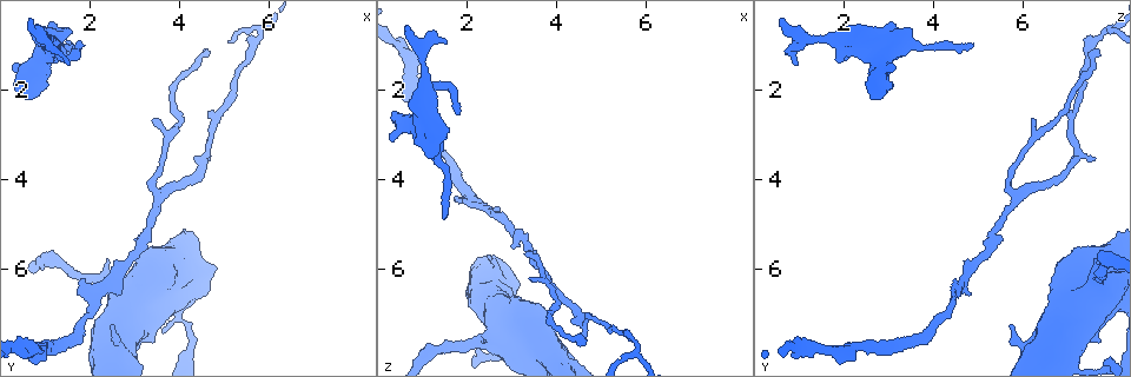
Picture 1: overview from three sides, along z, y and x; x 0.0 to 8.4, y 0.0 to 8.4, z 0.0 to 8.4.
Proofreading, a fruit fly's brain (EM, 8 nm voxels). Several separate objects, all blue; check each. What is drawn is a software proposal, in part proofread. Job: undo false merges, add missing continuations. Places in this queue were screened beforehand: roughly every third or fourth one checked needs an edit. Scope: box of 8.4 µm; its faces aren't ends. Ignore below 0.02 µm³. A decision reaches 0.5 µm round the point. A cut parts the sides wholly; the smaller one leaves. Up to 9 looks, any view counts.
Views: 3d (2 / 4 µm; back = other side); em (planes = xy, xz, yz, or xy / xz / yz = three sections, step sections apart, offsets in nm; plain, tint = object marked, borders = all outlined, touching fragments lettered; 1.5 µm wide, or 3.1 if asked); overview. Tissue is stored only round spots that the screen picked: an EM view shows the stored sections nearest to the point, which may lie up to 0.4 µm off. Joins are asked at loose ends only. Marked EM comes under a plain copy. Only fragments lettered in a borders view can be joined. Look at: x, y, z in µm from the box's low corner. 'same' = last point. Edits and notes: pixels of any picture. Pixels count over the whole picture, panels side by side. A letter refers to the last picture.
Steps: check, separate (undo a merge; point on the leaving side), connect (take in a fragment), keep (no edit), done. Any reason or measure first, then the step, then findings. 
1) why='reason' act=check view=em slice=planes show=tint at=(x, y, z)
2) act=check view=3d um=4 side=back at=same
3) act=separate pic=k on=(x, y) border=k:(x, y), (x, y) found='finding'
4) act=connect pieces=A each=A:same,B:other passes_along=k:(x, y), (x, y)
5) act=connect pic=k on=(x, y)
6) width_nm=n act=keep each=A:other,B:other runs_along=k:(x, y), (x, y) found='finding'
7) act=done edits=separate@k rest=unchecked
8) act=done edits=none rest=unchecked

why='stops while still wide' act=check view=3d um=4 at=(1.25, 0.70, 3.50)

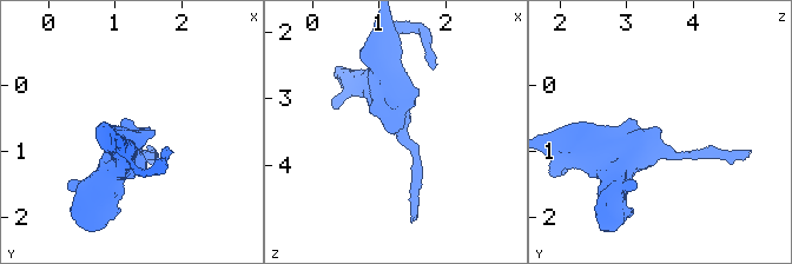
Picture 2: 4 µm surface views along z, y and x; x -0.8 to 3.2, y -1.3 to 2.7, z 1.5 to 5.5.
act=check view=em slice=planes show=borders at=(1.20, 0.65, 3.55)

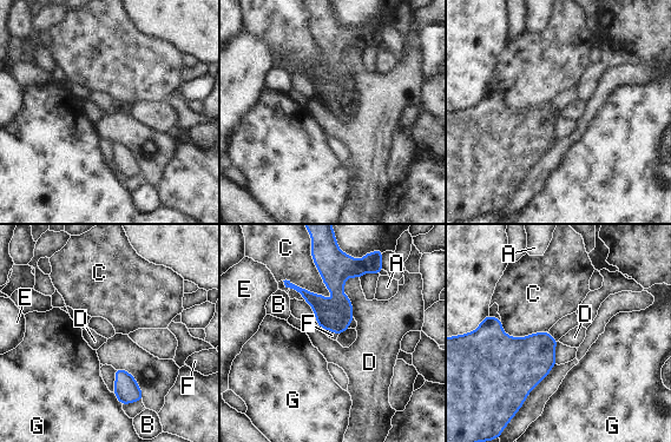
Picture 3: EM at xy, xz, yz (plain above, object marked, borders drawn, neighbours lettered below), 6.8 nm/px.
width_nm=220 act=keep each=A:other,B:other,C:other,D:other,E:other,F:other,G:other border=3:(316, 321), (321, 327), (339, 334) found='none of them fits'

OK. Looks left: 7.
why='an open end' act=check view=em slice=planes show=borders at=(0.65, 2.30, 2.65)

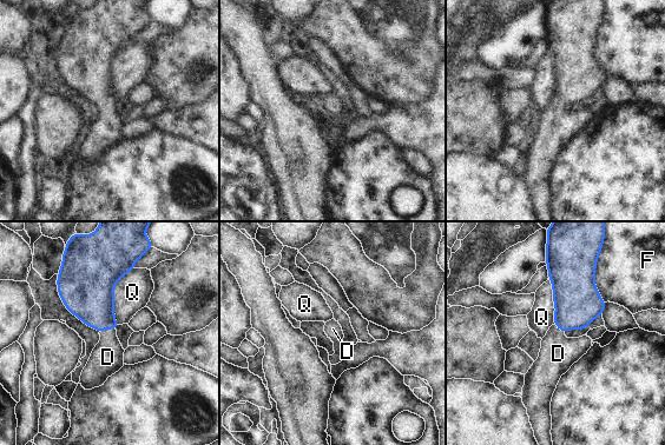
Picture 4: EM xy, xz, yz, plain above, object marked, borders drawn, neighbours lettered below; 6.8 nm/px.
act=connect pieces=D each=D:same,F:other,Q:other passes_along=4:(90, 297), (106, 329), (107, 357) found='it goes on there'

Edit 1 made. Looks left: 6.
act=check view=overview

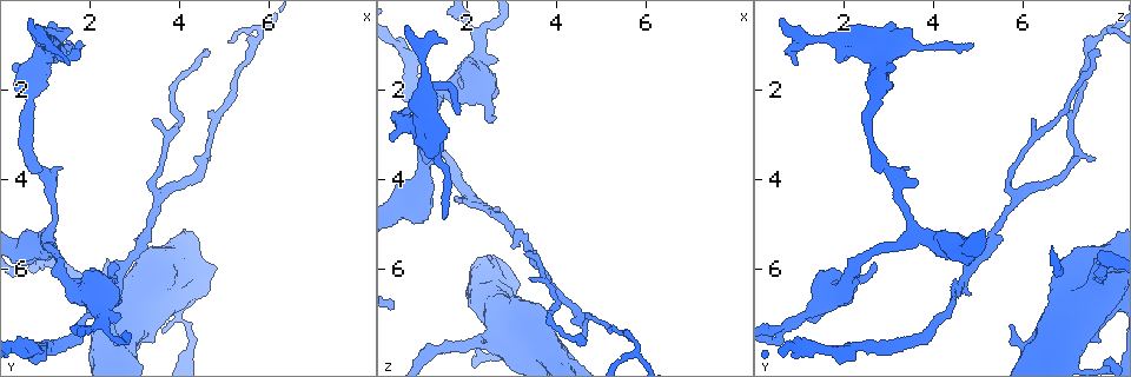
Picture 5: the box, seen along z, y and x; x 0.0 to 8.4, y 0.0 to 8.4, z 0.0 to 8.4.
why='three arms meet' act=check view=em slice=planes show=borders at=(5.80, 0.75, 7.75)

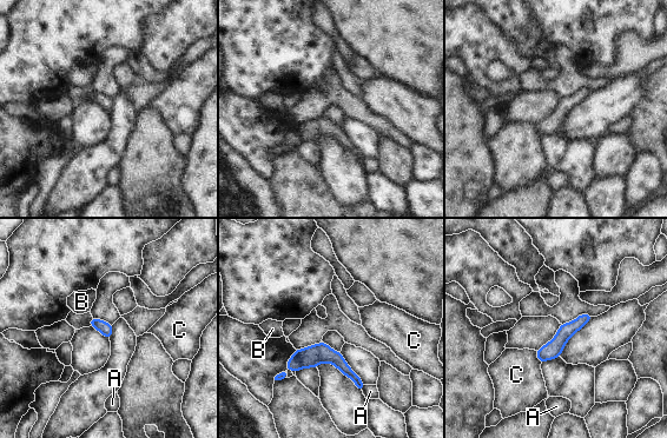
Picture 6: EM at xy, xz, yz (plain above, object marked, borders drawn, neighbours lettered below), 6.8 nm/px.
act=keep each=A:other,B:other,C:other border=6:(535, 351), (541, 363) found='one cell here'

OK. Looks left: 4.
why='branch stops here' act=check view=3d um=4 at=(1.85, 6.20, 4.45)

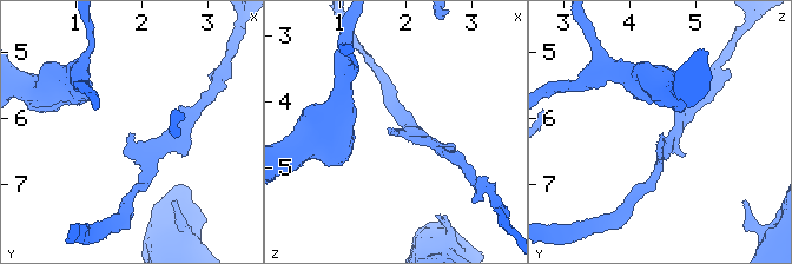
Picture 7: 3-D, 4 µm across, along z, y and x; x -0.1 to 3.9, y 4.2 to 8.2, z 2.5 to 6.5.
act=check view=em slice=planes show=borders at=(1.75, 6.20, 4.50)

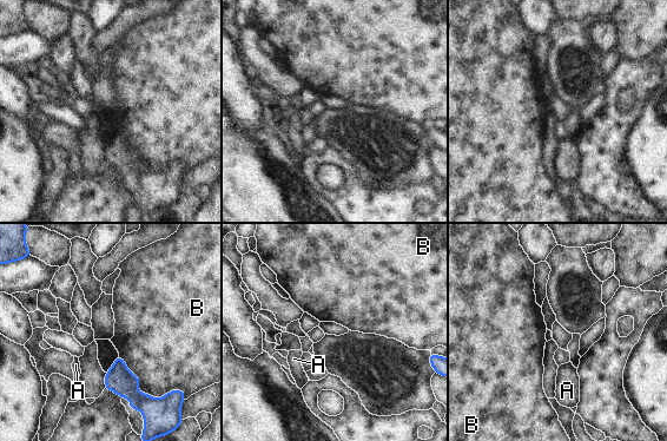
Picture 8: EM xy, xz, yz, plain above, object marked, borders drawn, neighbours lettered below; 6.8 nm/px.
act=keep each=A:other,B:other border=8:(119, 355), (139, 392), (164, 395) found='no lettered fragment goes on from it'

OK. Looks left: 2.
act=done edits=connect@4 rest=unchecked

